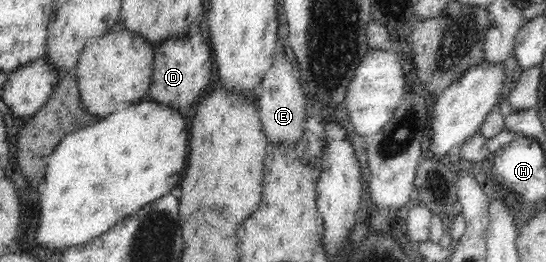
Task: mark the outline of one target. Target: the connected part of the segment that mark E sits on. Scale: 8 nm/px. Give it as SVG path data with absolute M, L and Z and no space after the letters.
M282 48L272 58L272 66L264 74L264 78L258 86L257 107L262 128L266 138L269 140L267 149L270 151L274 144L294 144L304 135L306 128L304 122L308 118L308 97L305 88L299 78L292 75L288 57Z

